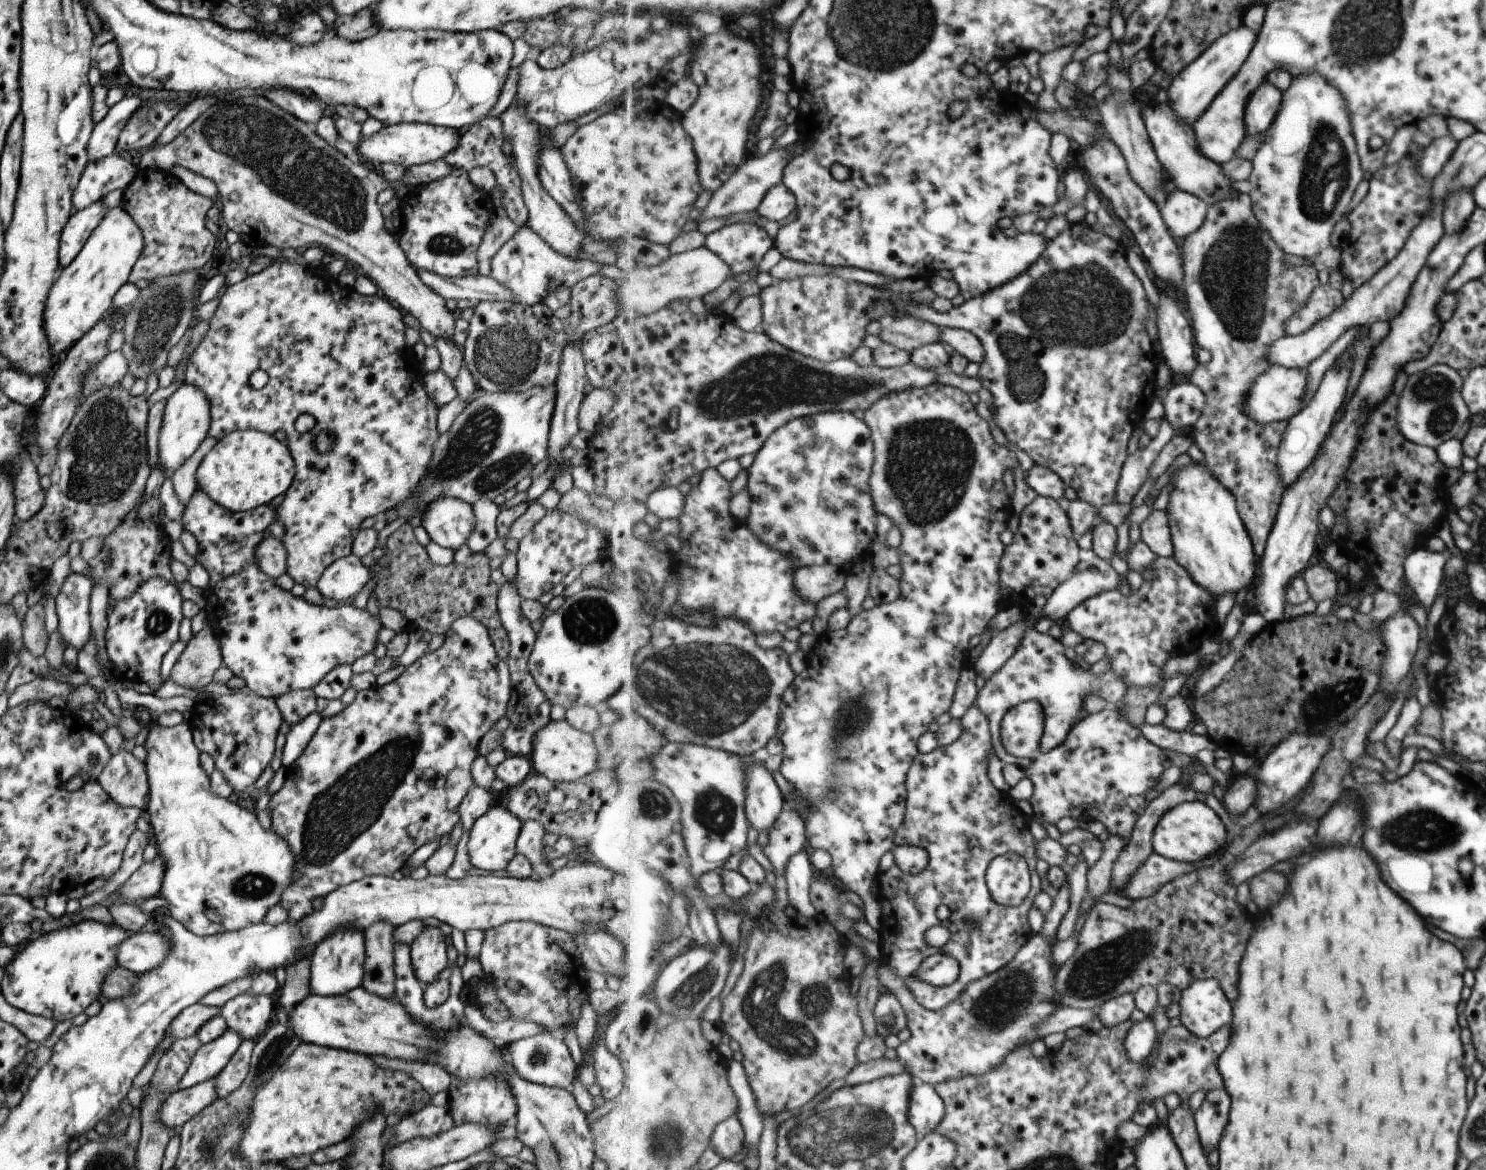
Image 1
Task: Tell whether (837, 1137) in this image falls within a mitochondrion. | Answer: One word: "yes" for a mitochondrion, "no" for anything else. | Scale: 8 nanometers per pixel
yes

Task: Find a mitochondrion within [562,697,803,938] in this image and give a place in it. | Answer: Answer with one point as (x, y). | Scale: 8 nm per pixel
(713, 810)

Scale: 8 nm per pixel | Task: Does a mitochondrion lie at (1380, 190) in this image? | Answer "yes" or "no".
no

